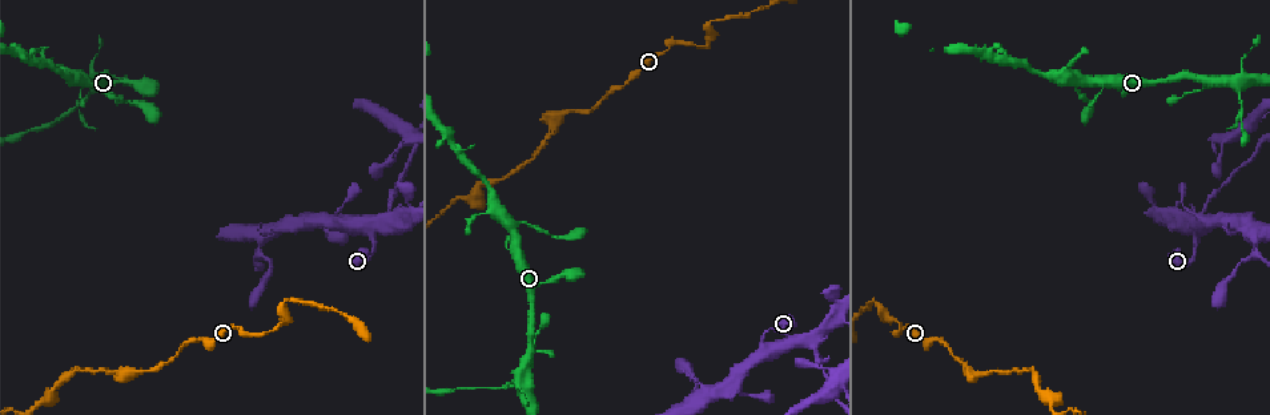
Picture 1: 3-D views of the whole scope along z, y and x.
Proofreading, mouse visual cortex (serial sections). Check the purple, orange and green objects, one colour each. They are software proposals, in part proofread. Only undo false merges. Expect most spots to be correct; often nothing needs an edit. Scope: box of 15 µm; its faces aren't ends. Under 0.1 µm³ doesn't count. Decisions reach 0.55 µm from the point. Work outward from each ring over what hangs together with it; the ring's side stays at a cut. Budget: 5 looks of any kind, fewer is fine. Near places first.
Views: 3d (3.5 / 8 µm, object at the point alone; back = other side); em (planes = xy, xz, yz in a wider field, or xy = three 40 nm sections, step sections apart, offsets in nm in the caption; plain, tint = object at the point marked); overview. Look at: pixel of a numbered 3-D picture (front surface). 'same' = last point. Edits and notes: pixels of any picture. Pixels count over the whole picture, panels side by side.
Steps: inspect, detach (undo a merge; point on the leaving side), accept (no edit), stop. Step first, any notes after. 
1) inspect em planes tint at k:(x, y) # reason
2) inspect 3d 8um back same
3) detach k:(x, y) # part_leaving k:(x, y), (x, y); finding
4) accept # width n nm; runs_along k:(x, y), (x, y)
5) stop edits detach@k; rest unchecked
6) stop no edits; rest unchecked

inspect 3d 3.5um back at 1:(87, 84)

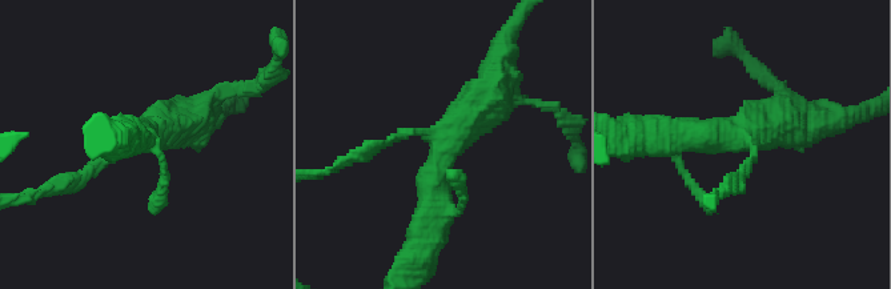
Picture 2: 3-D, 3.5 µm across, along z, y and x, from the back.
inspect em xy step 1 tint at 2:(738, 137) # arms 3; arm_widths 100, 400, 500 nm; shape alone is not enough

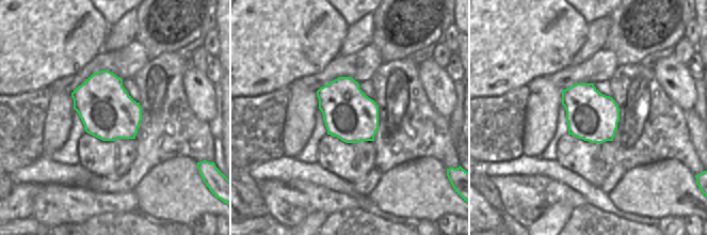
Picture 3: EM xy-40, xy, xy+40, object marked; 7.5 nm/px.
accept # runs_along 2:(424, 225), (445, 144), (494, 76); one cell here

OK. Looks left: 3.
inspect 3d 3.5um at 1:(1253, 256) # thin arm on a thick one

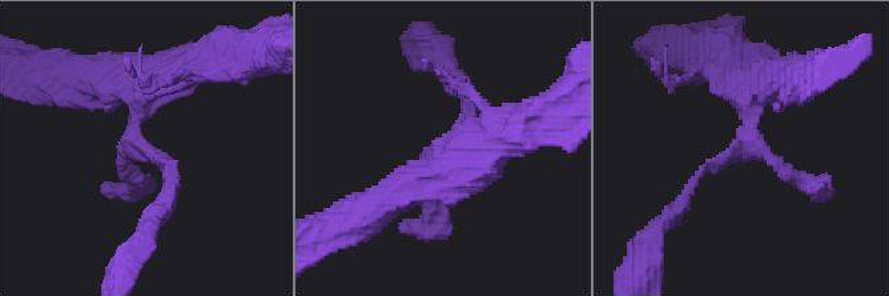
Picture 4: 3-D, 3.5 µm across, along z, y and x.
inspect em xy step 3 tint at 4:(140, 140) # arms 3; arm_widths 150, 200, 400 nm; now the EM

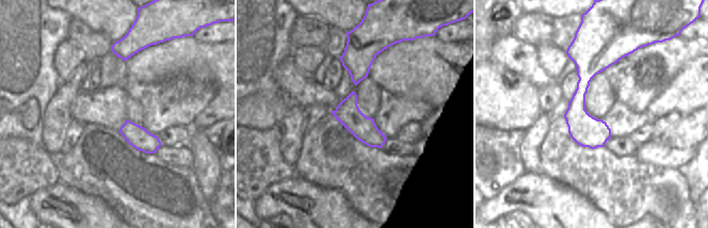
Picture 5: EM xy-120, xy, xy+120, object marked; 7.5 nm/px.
accept # runs_along 4:(751, 74), (737, 151), (707, 163), (687, 196); continuous, no second cell

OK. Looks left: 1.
stop no edits; rest unchecked

